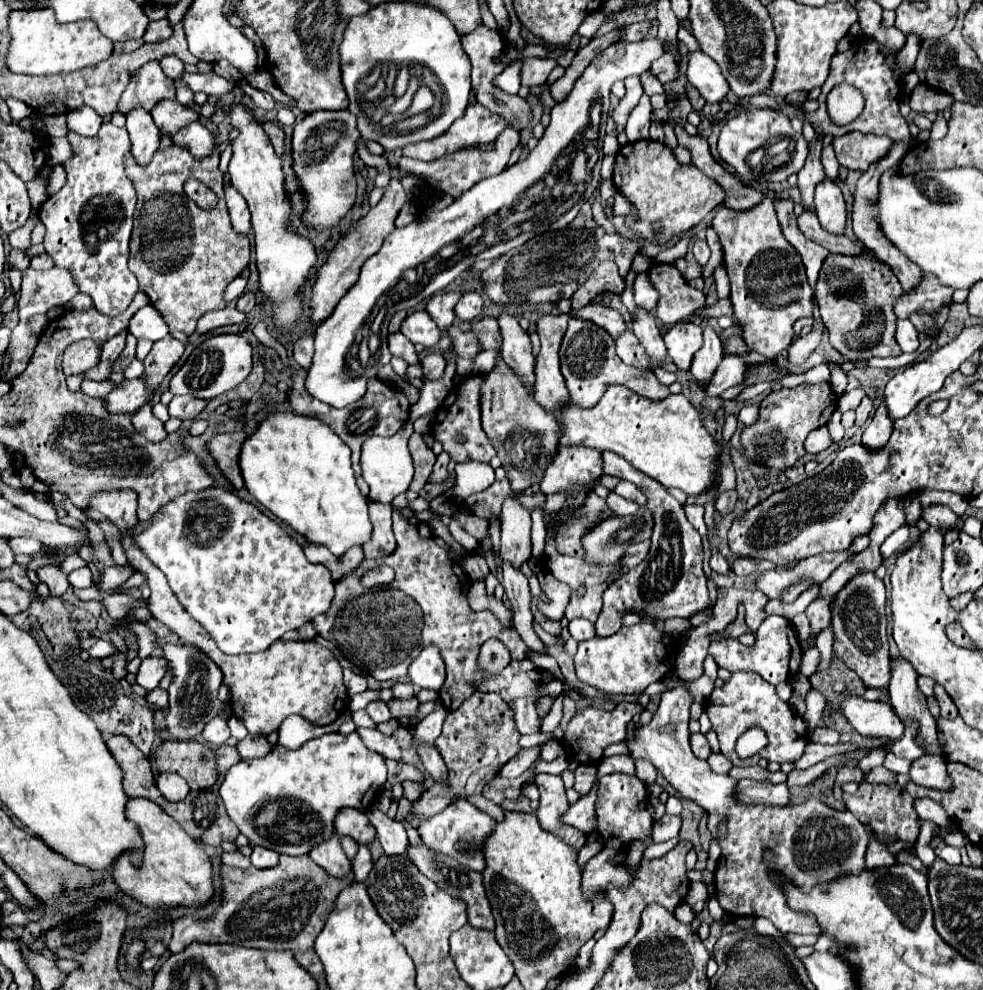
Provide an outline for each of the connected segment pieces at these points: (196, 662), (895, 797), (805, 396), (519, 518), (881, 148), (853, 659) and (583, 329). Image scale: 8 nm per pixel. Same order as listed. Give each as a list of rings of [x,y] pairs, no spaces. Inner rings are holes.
[[[165,645],[163,651],[169,669],[177,677],[169,687],[169,715],[167,715],[167,729],[173,733],[175,739],[199,735],[203,731],[203,725],[211,721],[223,707],[231,713],[229,703],[221,703],[217,699],[217,689],[223,681],[221,671],[205,653],[187,645]]]
[[[861,783],[859,791],[853,795],[843,795],[847,809],[857,815],[861,823],[865,823],[873,833],[887,835],[893,839],[899,839],[907,845],[913,845],[919,835],[919,817],[913,809],[913,797],[901,787],[901,785],[871,785]]]
[[[829,383],[799,385],[795,388],[783,387],[779,391],[772,391],[760,404],[759,423],[743,429],[741,443],[753,461],[775,469],[787,469],[799,457],[805,455],[803,449],[805,437],[813,429],[825,425],[835,407],[837,407],[837,397]]]
[[[511,499],[501,509],[501,547],[499,559],[521,567],[531,557],[531,513]]]
[[[851,131],[847,135],[833,139],[837,161],[855,171],[867,171],[869,165],[873,165],[877,159],[883,159],[889,149],[893,147],[891,139],[877,137],[877,135],[865,135],[861,131]]]
[[[857,573],[837,595],[831,609],[833,653],[855,671],[867,687],[887,687],[891,679],[891,655],[887,641],[885,585],[873,573]]]
[[[573,317],[569,319],[569,327],[565,331],[559,357],[561,357],[561,373],[567,381],[569,395],[581,407],[593,407],[601,399],[609,383],[621,383],[631,391],[649,399],[663,399],[669,395],[669,389],[661,385],[651,371],[637,371],[637,367],[629,367],[621,363],[621,359],[617,359],[615,353],[613,337],[591,321],[573,319]]]

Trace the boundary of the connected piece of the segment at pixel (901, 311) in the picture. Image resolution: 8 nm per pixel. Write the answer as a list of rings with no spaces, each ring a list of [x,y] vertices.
[[[925,275],[925,281],[917,289],[913,289],[909,293],[903,293],[897,299],[895,315],[899,319],[909,319],[911,313],[935,315],[945,305],[949,305],[951,295],[953,295],[951,287],[941,285],[933,275]]]

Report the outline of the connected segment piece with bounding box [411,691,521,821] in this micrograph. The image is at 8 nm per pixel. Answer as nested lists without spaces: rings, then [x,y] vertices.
[[[475,691],[469,699],[461,703],[459,709],[447,713],[443,731],[435,739],[435,747],[439,749],[449,769],[447,785],[435,783],[431,789],[425,789],[421,797],[413,801],[413,807],[411,807],[413,819],[423,821],[437,815],[455,797],[467,797],[477,809],[489,815],[493,803],[481,803],[481,789],[487,783],[491,783],[499,775],[503,765],[521,751],[519,739],[521,739],[521,733],[515,727],[513,709],[497,693]]]

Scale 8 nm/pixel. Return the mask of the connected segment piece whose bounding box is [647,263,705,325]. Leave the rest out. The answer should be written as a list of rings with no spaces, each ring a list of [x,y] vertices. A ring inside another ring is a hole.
[[[655,263],[647,271],[647,277],[661,295],[655,313],[665,325],[685,321],[693,315],[695,309],[705,305],[703,291],[693,289],[669,263]]]

